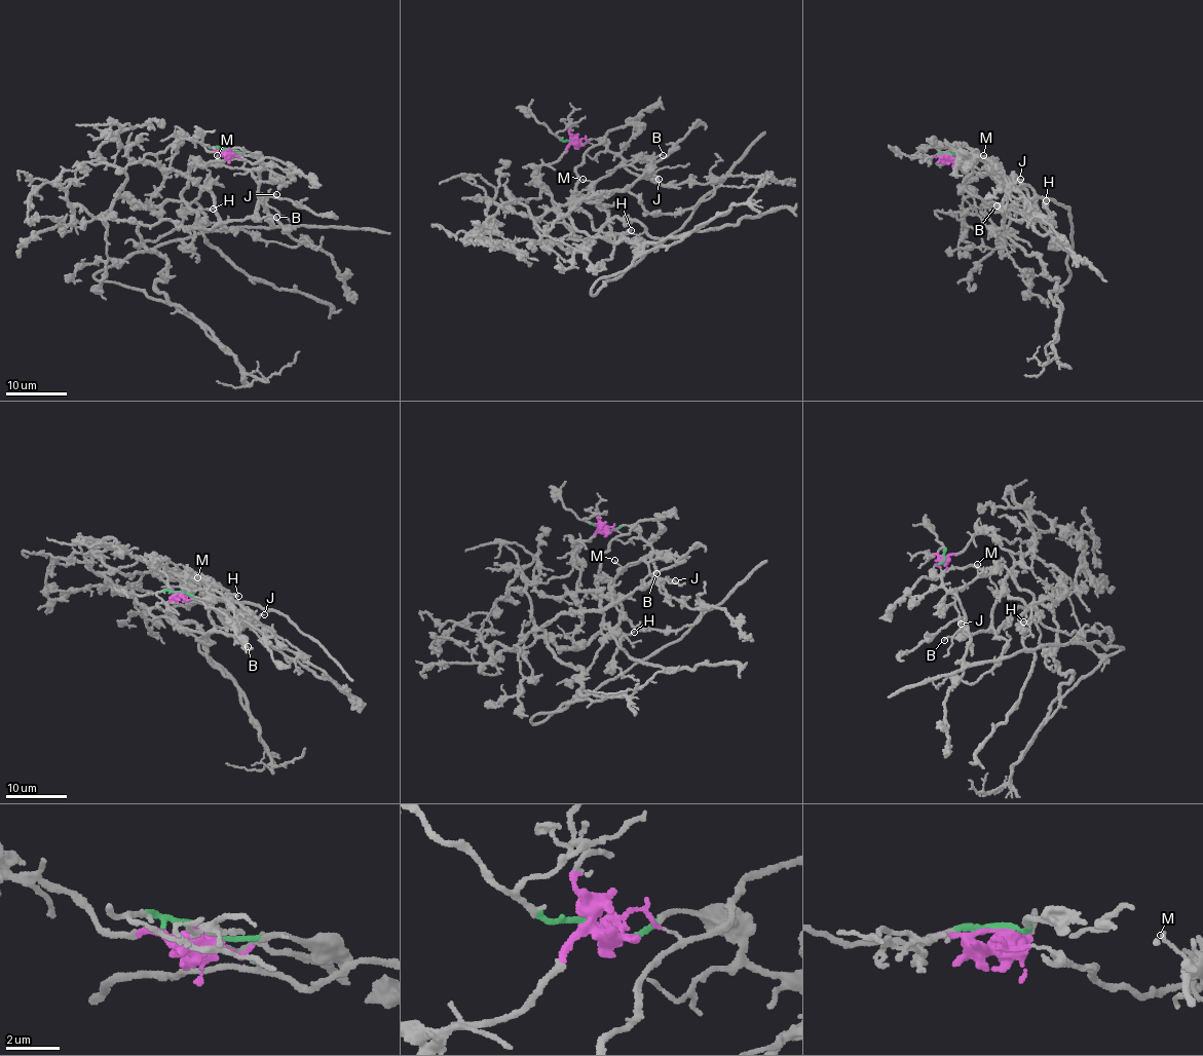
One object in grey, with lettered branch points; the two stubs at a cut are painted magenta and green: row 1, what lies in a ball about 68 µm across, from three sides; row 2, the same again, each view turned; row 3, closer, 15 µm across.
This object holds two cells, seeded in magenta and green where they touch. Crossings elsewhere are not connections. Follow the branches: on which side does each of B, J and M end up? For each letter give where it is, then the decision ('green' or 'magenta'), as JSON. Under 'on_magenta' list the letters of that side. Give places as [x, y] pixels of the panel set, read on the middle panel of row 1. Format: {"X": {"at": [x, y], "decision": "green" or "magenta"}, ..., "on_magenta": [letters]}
{"B": {"at": [663, 155], "decision": "green"}, "J": {"at": [659, 179], "decision": "green"}, "M": {"at": [583, 179], "decision": "magenta"}, "on_magenta": ["M"]}

